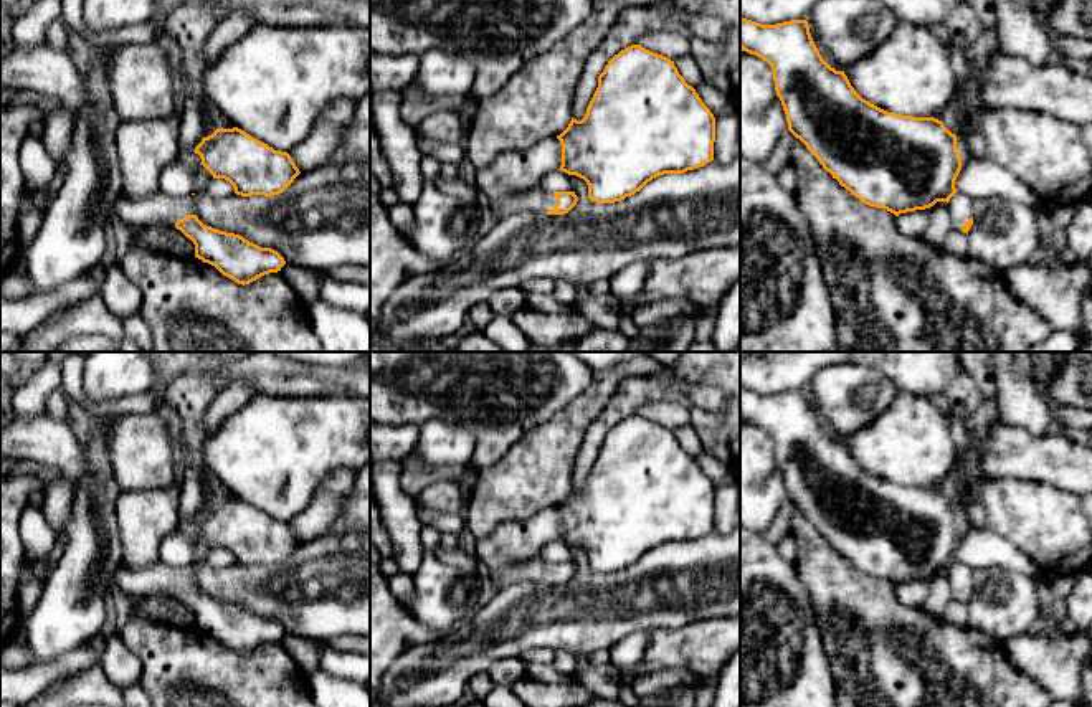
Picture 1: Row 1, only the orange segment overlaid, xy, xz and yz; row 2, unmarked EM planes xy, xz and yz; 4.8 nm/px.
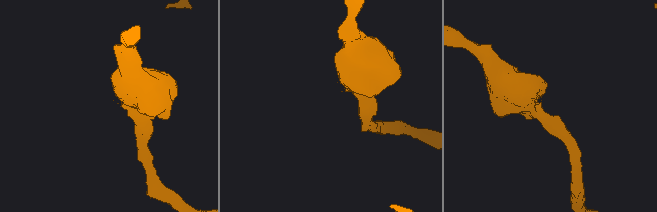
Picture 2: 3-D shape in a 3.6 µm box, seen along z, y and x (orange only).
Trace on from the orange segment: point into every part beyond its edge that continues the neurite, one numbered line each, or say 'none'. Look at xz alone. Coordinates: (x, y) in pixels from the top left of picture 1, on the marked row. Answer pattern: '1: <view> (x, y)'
1: xz (534, 200)

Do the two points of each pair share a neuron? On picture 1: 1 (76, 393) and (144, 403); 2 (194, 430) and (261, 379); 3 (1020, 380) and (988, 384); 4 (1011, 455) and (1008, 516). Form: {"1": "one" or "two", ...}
{"1": "one", "2": "two", "3": "two", "4": "two"}

